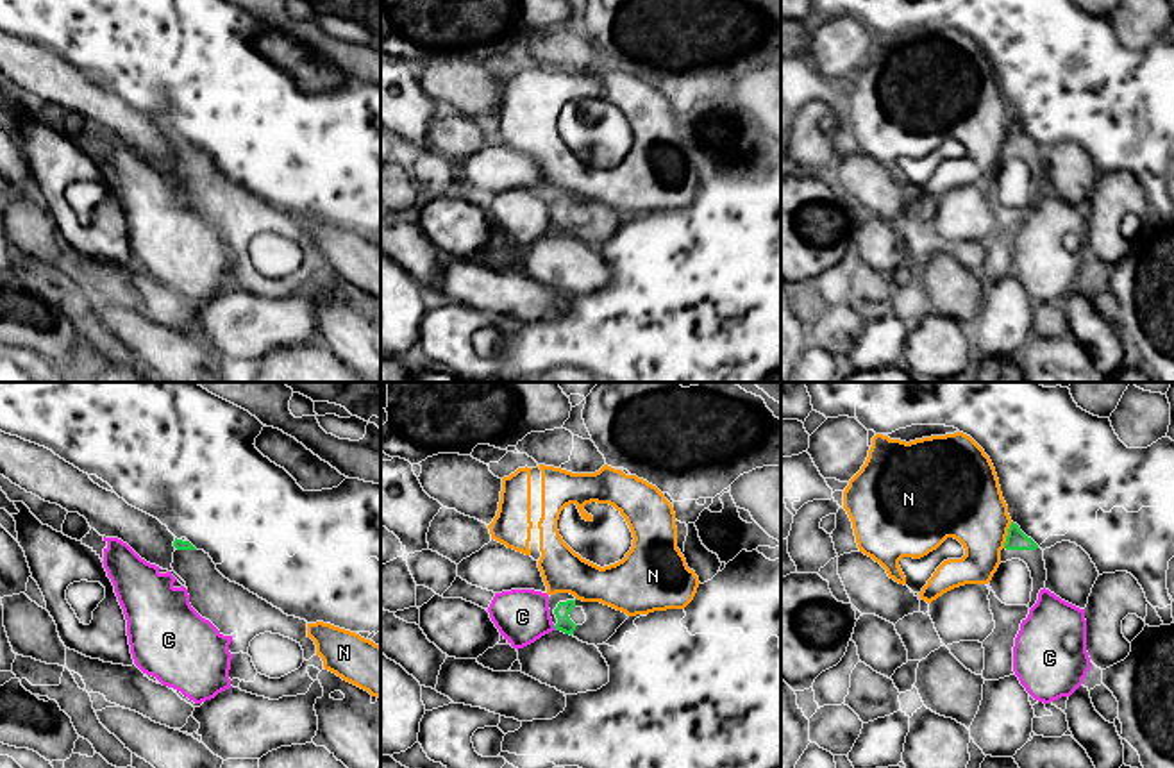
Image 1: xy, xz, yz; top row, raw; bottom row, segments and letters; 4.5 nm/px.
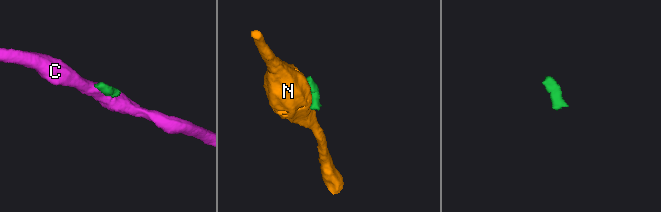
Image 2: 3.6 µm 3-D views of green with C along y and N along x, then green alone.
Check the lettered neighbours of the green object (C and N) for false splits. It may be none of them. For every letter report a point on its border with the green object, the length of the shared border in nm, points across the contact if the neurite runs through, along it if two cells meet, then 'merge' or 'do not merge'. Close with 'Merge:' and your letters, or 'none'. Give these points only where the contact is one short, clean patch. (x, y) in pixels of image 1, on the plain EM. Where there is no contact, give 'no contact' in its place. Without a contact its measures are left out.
C: meets green in xz at (554, 227); contact 30 nm long; border along xz (553, 225), (556, 229); do not merge
N: meets green in yz at (1008, 134); contact 130 nm long; do not merge
Merge: none

